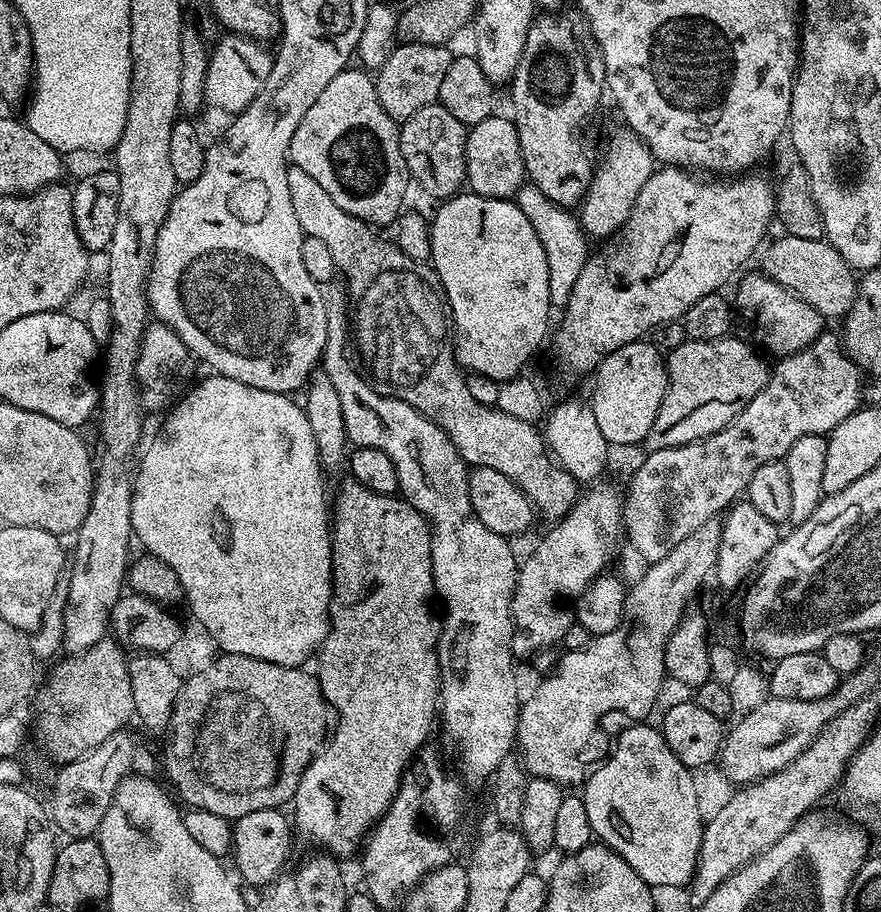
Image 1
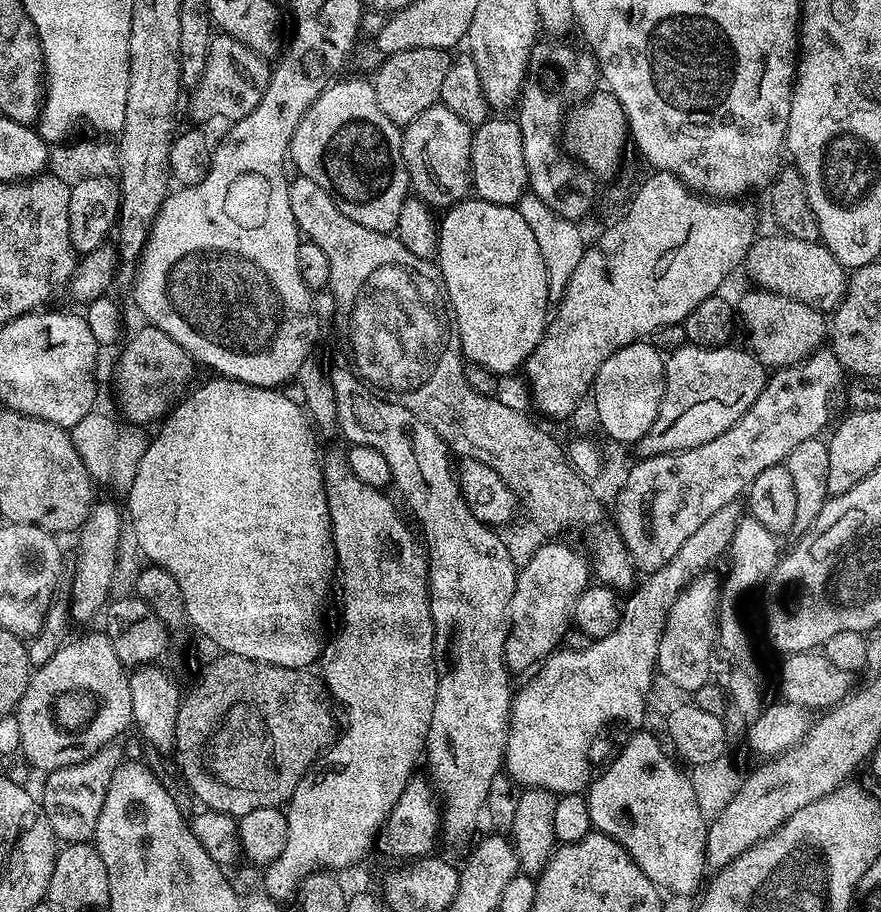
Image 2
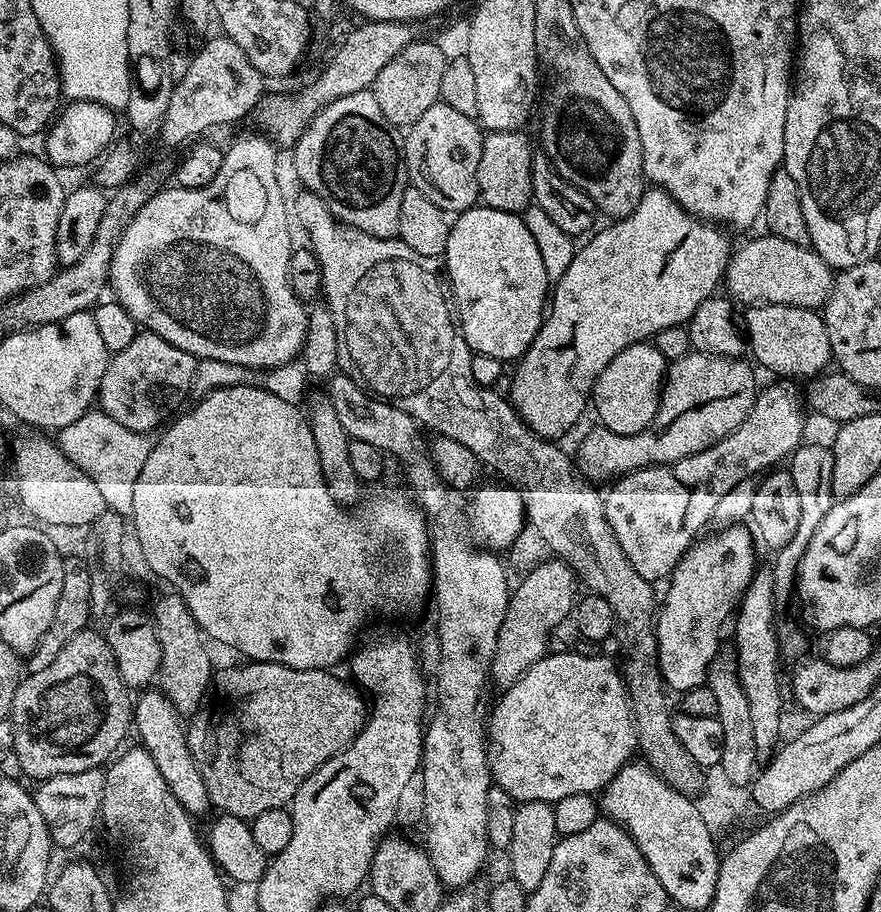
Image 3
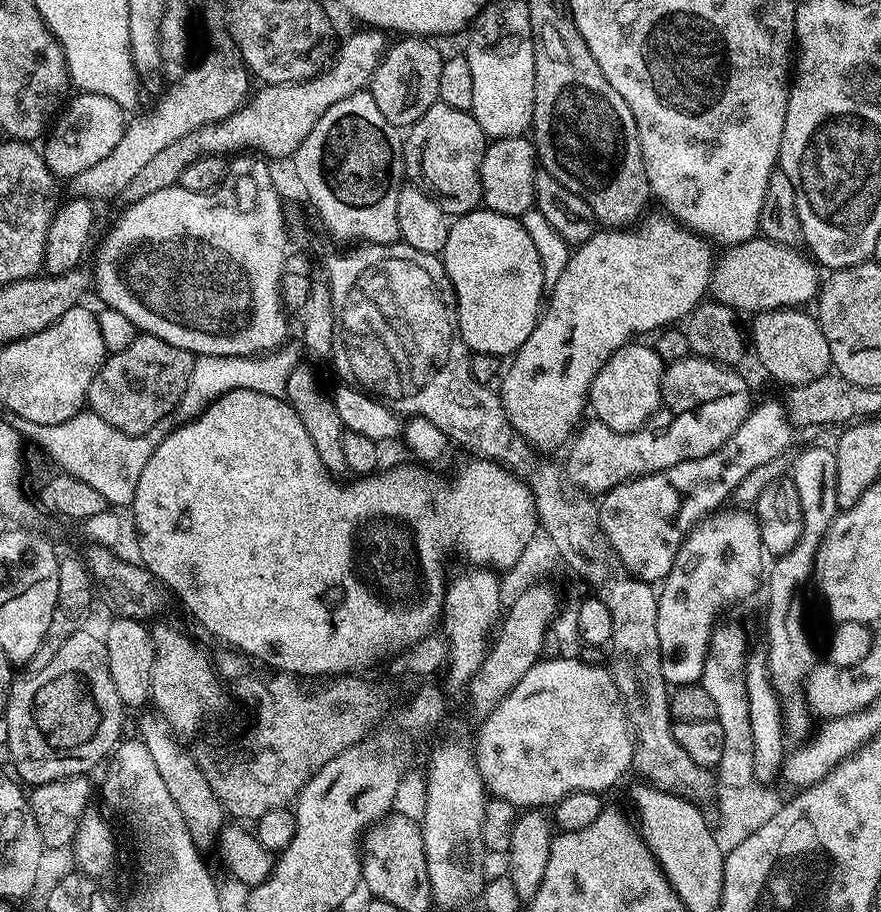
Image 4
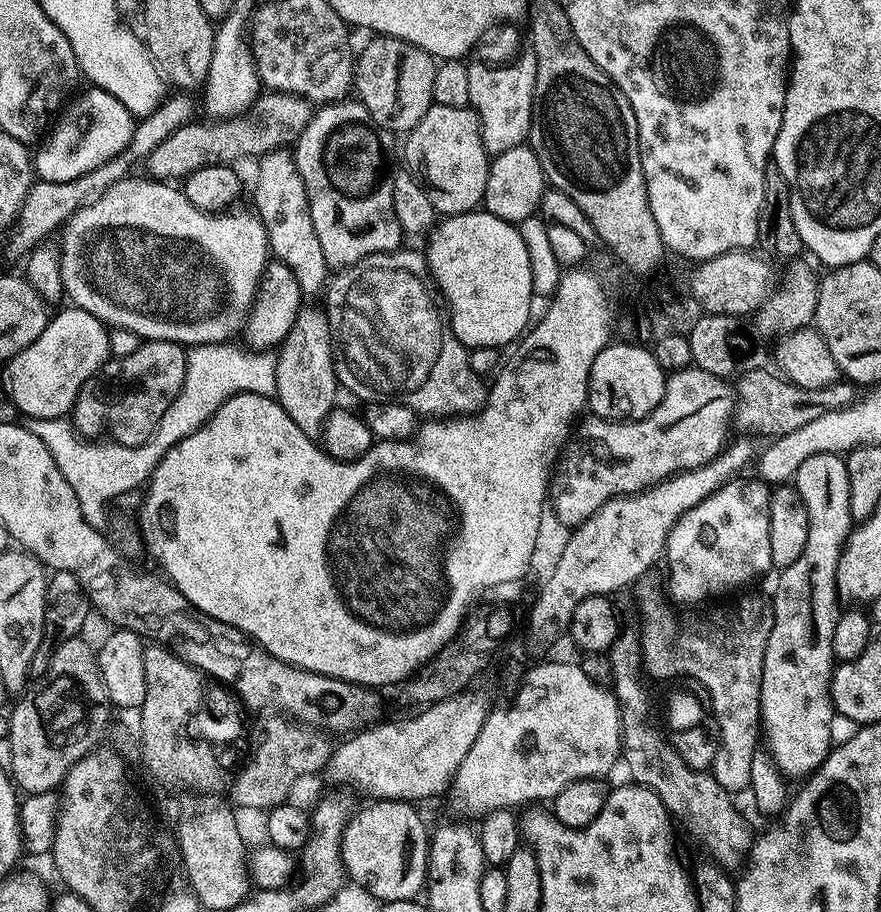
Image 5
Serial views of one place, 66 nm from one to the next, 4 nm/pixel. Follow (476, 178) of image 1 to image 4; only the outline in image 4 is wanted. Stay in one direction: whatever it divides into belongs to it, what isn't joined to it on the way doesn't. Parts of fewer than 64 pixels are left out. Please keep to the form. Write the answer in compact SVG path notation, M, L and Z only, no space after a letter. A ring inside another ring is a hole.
M527 135L493 139L484 149L480 167L482 204L489 212L523 217L525 212L533 211L536 203L536 173L538 161L536 148Z

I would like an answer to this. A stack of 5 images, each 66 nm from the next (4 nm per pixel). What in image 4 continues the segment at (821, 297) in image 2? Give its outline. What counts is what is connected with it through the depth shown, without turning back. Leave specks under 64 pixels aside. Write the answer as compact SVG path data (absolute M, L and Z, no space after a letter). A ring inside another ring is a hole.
M753 238L741 244L733 244L725 252L728 253L721 260L719 257L715 261L710 285L711 299L718 301L719 304L735 308L740 314L745 314L744 312L759 314L774 312L781 308L799 309L807 300L808 303L815 301L822 283L822 276L821 273L816 273L817 265L803 251L775 244L772 240Z

